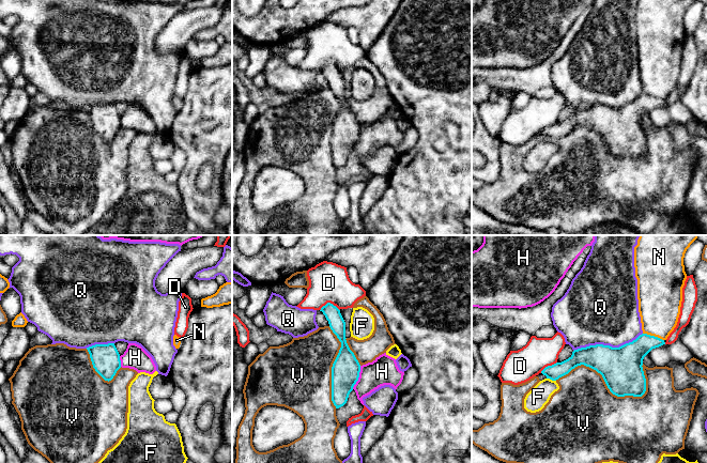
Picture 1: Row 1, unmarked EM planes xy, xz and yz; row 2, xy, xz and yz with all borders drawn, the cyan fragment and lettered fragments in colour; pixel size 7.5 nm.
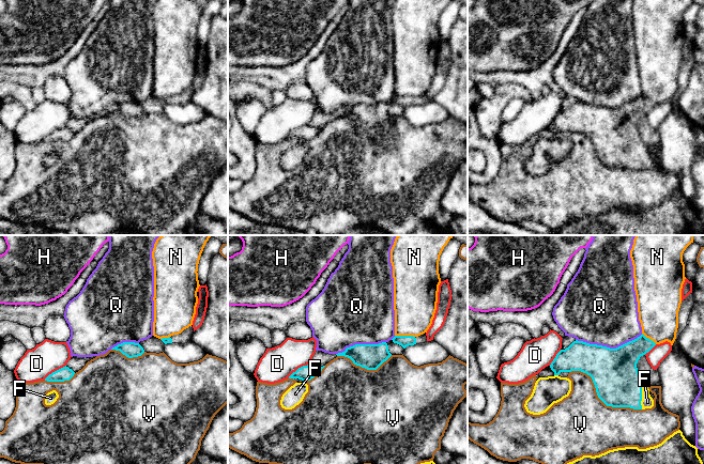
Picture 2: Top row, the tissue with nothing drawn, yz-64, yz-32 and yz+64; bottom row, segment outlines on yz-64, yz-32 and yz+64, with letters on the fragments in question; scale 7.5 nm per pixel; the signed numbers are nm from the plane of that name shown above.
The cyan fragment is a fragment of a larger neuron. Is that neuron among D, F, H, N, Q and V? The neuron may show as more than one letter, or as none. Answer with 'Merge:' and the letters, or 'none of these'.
Merge: F

